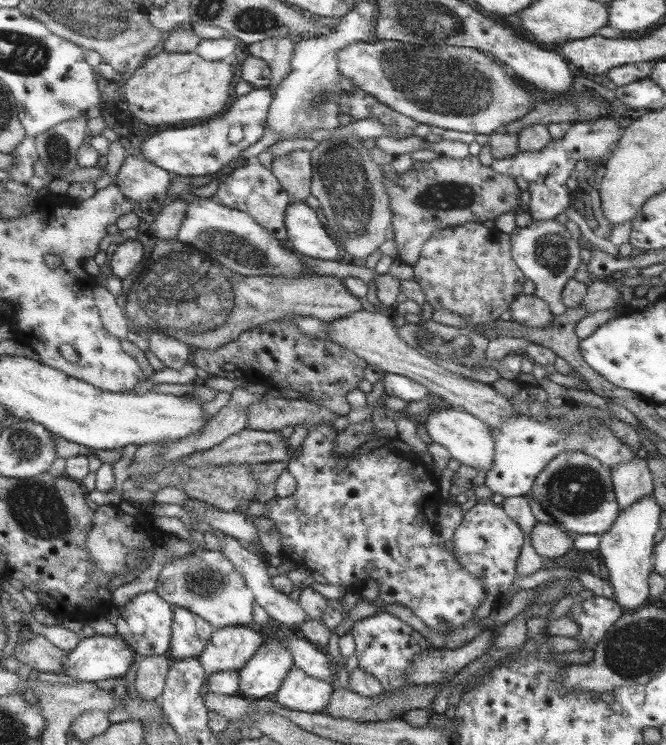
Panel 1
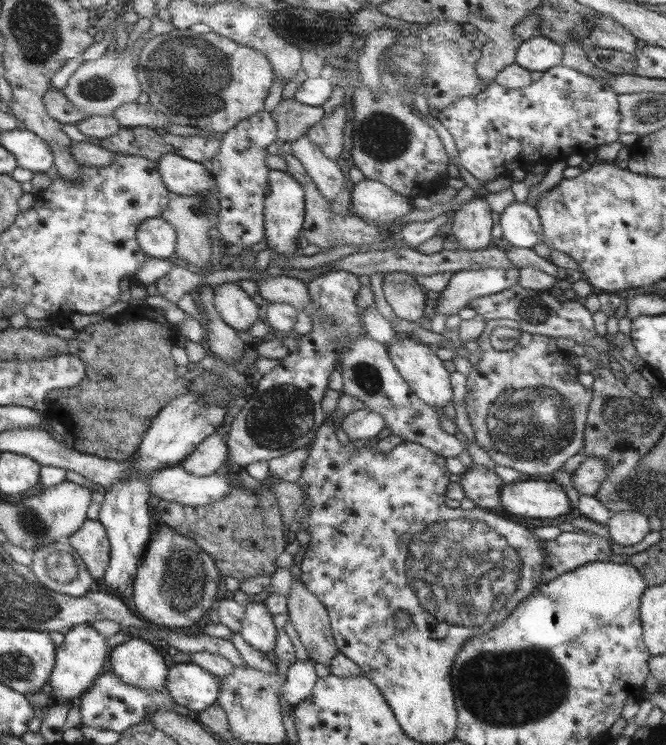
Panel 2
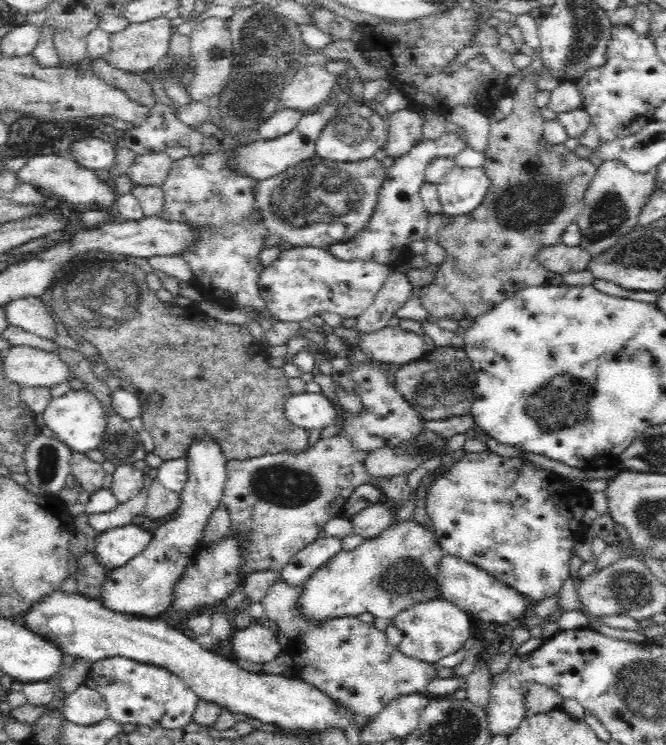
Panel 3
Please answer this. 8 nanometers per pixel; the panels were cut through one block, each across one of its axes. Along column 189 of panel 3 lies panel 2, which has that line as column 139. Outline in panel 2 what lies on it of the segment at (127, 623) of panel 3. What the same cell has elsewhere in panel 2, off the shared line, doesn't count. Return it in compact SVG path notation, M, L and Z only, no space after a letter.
M135 637L114 647L110 657L110 668L122 681L146 691L165 688L169 675L167 663L154 644Z

